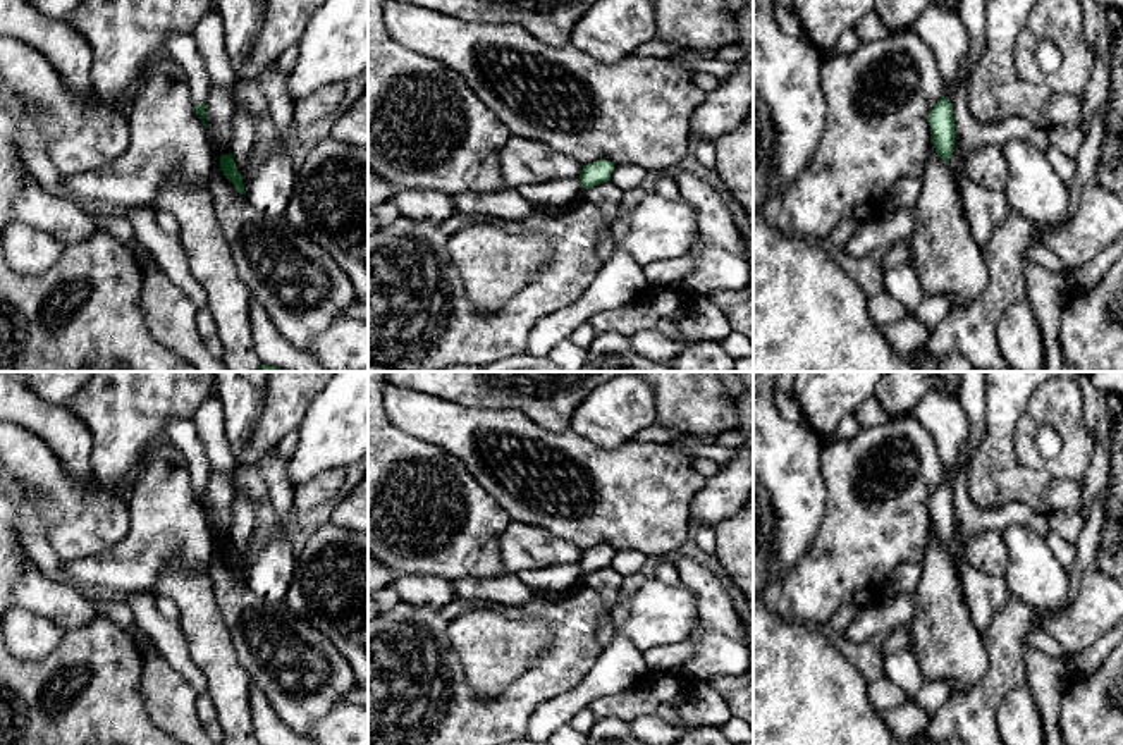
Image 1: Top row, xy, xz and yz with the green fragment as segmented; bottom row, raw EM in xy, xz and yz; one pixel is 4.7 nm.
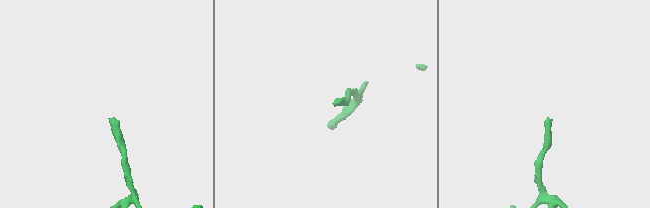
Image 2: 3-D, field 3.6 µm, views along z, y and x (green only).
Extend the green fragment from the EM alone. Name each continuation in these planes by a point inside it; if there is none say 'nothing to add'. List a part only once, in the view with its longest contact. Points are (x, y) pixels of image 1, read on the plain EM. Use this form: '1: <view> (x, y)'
1: xy (184, 443)

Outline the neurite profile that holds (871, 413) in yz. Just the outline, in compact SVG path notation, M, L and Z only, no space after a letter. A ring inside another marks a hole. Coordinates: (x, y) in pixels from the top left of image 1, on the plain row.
M875 396L868 397L855 413L860 428L881 427L903 416L889 415Z

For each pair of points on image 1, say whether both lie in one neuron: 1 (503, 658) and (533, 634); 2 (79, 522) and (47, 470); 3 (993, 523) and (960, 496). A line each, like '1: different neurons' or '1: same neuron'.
1: same neuron
2: same neuron
3: same neuron

